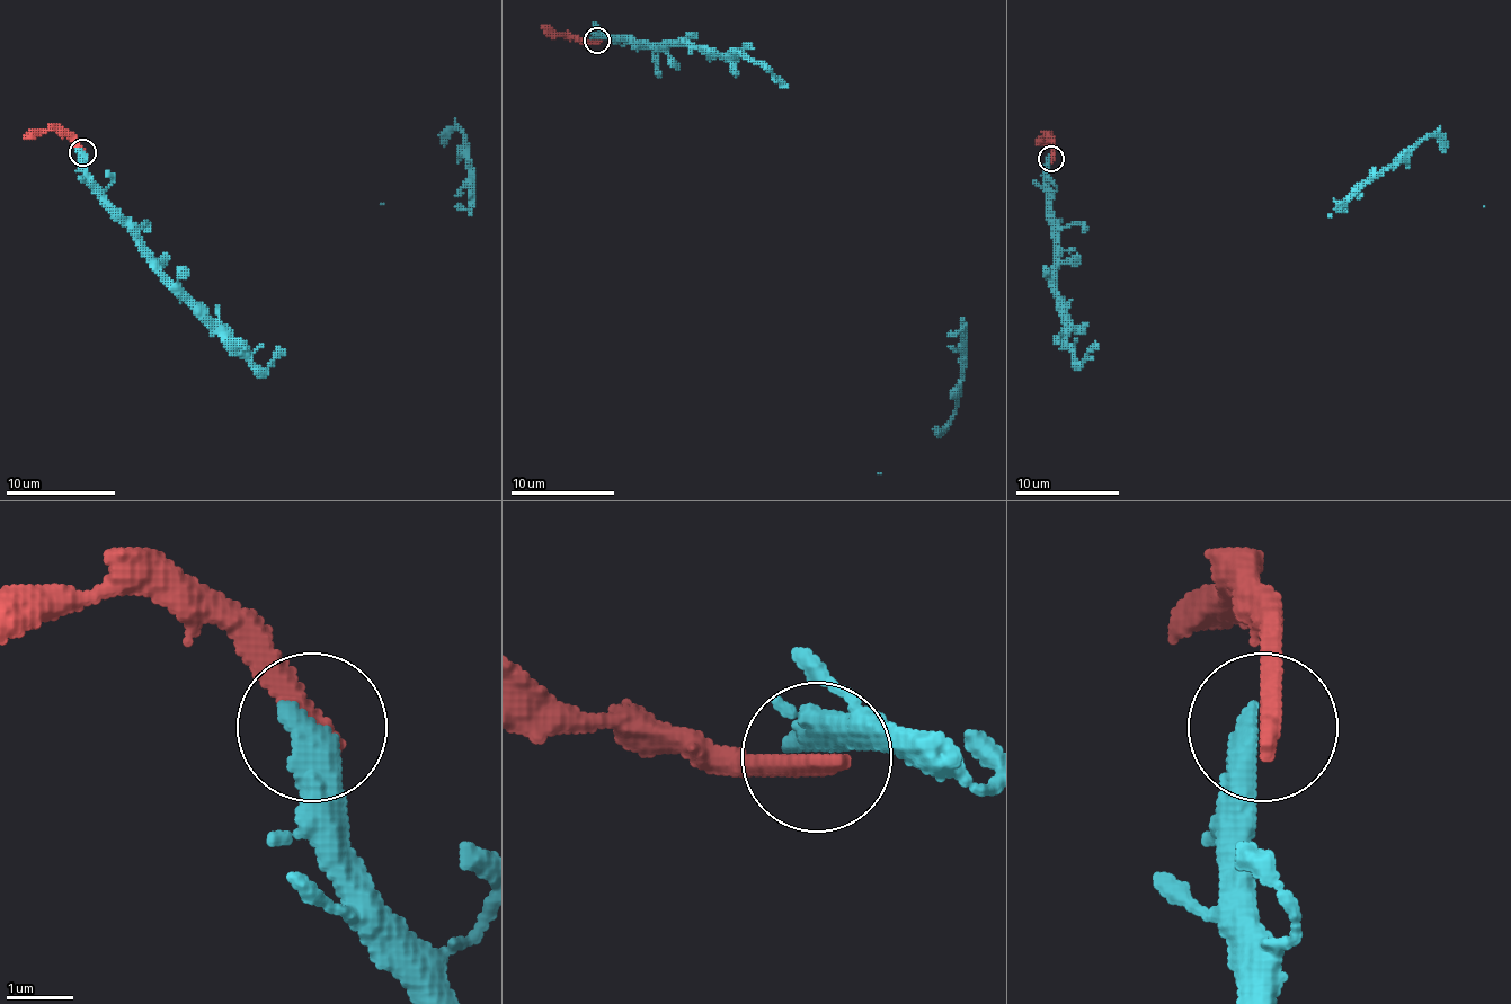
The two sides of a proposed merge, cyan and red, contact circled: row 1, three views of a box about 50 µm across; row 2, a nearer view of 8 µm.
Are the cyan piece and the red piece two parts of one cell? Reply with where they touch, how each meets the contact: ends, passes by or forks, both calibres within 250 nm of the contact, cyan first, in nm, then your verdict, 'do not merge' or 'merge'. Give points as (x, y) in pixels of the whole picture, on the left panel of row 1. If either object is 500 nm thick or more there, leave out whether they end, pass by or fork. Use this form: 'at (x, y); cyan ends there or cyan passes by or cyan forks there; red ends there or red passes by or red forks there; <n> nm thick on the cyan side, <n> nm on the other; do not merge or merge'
at (82, 152); 550 nm thick on the cyan side, 400 nm on the other; merge

